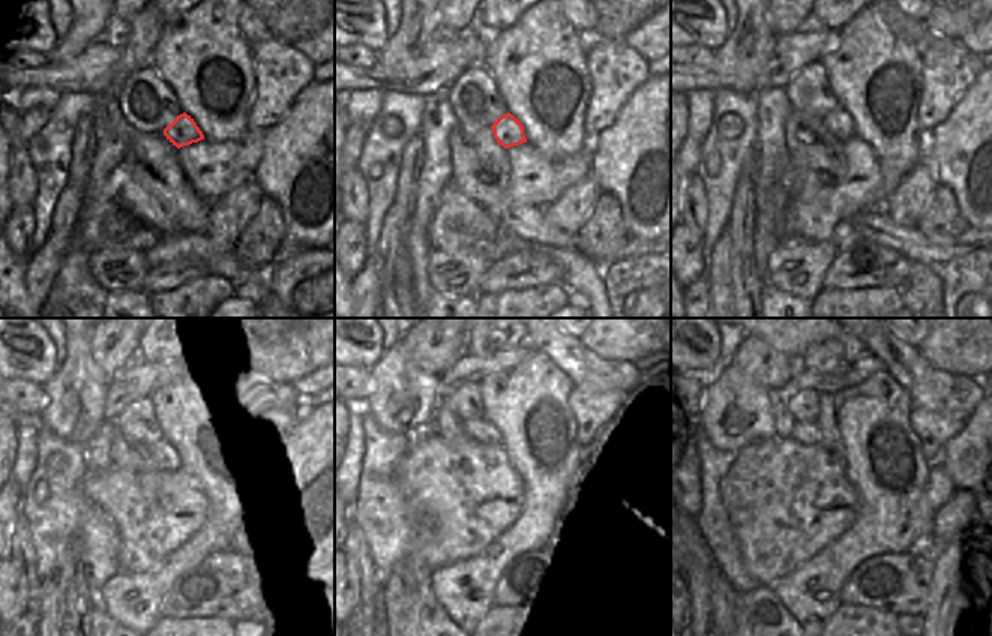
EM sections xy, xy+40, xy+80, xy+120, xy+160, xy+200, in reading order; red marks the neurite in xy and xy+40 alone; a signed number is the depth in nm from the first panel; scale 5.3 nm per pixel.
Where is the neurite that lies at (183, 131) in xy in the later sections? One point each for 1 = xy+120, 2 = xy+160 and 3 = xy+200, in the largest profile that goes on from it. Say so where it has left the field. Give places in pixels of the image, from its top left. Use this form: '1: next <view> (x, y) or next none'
1: next xy+120 (162, 455)
2: next xy+160 (480, 431)
3: next xy+200 (806, 432)

